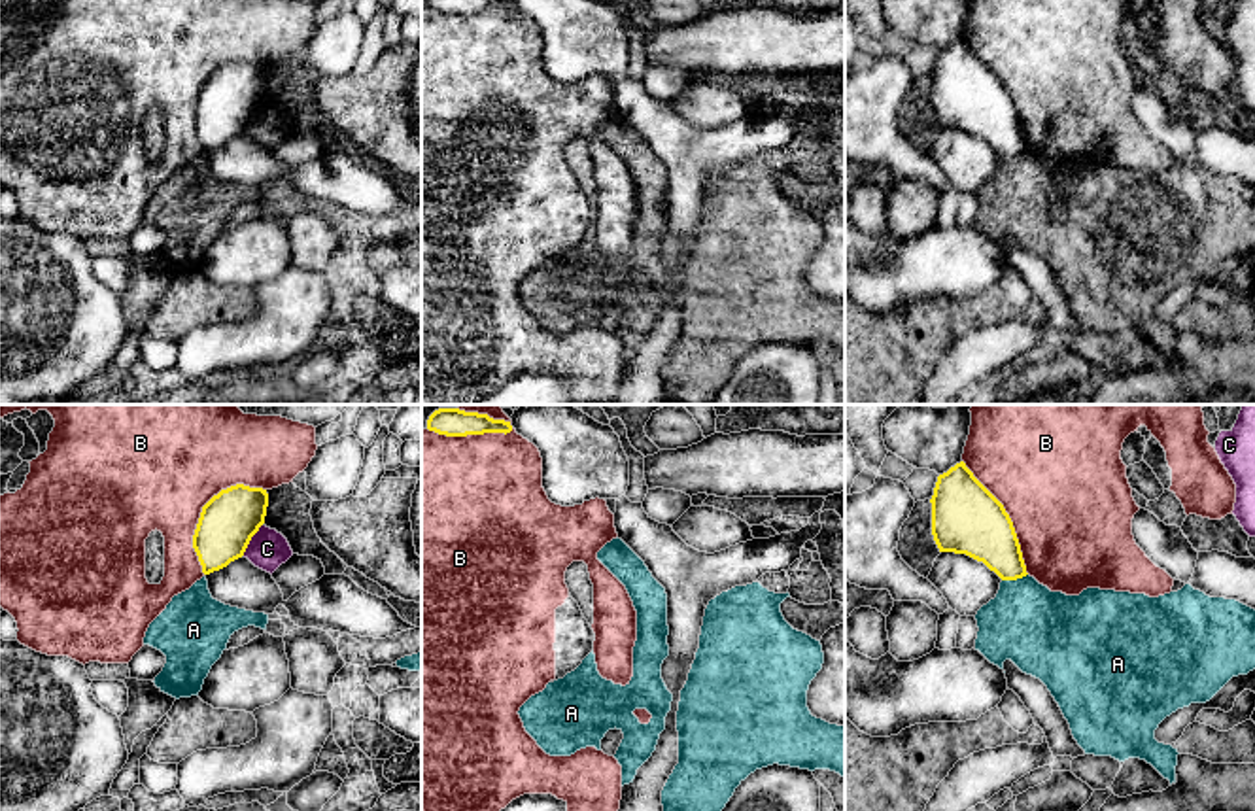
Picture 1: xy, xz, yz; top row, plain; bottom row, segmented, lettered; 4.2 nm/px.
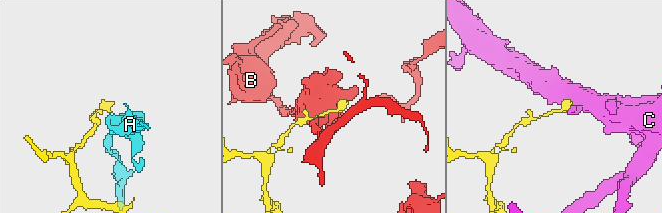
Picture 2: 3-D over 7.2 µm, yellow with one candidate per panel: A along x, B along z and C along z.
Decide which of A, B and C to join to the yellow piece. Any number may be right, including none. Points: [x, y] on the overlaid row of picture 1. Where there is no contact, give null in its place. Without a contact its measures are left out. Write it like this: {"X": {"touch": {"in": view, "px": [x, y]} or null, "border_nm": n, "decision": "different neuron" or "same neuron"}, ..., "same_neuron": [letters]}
{"A": {"touch": {"in": "yz", "px": [1014, 579]}, "border_nm": 120, "decision": "different neuron"}, "B": {"touch": {"in": "xy", "px": [203, 509]}, "border_nm": 460, "decision": "different neuron"}, "C": {"touch": {"in": "xy", "px": [250, 539]}, "border_nm": 160, "decision": "different neuron"}, "same_neuron": []}

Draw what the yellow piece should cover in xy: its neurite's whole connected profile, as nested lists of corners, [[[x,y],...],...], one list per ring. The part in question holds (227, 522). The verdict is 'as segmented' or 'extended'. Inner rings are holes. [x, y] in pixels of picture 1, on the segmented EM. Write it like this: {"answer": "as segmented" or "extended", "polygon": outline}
{"answer": "as segmented", "polygon": [[[244,484],[221,490],[202,507],[193,548],[204,575],[244,556],[251,537],[265,524],[266,507],[266,490]]]}

